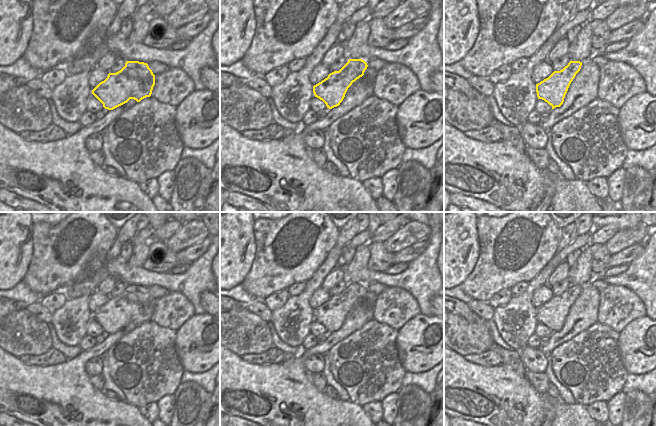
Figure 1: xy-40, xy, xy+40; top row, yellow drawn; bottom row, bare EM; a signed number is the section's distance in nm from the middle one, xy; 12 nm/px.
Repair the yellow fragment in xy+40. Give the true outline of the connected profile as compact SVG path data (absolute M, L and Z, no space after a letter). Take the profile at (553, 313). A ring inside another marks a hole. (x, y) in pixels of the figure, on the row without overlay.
M570 285L562 294L554 295L548 302L536 308L538 323L547 326L552 330L552 333L560 331L581 290L582 286L580 285Z

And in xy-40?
M126 285L125 290L116 297L109 297L92 318L108 334L113 334L130 323L140 326L150 321L155 309L155 299L147 287Z

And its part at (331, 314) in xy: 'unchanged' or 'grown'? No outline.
unchanged

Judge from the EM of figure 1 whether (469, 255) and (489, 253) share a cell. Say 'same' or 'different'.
different

